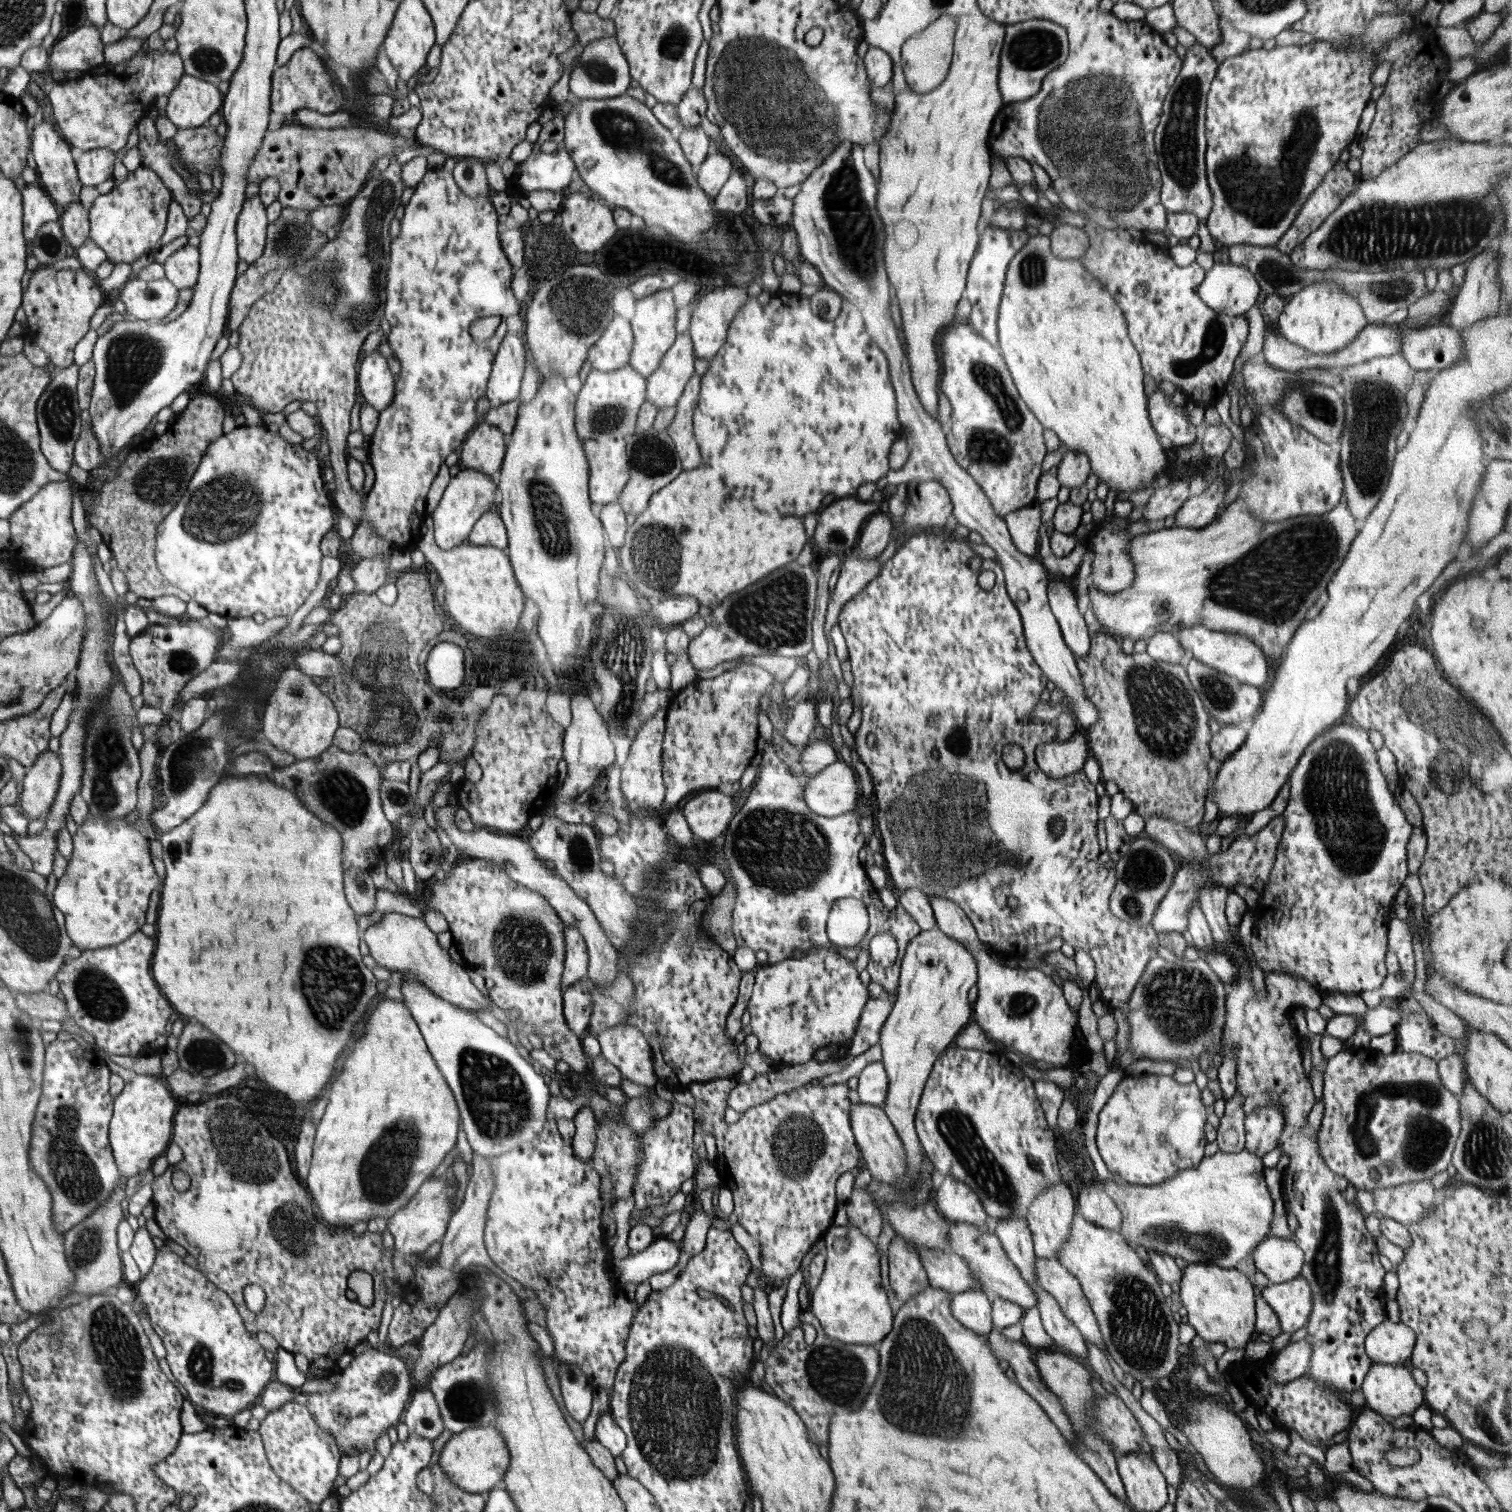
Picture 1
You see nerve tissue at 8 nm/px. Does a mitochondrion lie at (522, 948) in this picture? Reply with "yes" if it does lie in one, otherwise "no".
yes

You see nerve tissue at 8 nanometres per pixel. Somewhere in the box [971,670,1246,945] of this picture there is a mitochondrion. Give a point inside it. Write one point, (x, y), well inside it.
(1145, 874)

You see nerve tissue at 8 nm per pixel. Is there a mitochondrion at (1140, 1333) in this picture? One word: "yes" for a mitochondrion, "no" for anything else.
yes

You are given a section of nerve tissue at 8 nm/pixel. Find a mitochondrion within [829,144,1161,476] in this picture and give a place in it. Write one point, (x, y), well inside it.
(987, 448)

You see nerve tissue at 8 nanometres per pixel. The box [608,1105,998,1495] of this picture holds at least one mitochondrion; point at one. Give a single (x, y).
(675, 1408)

